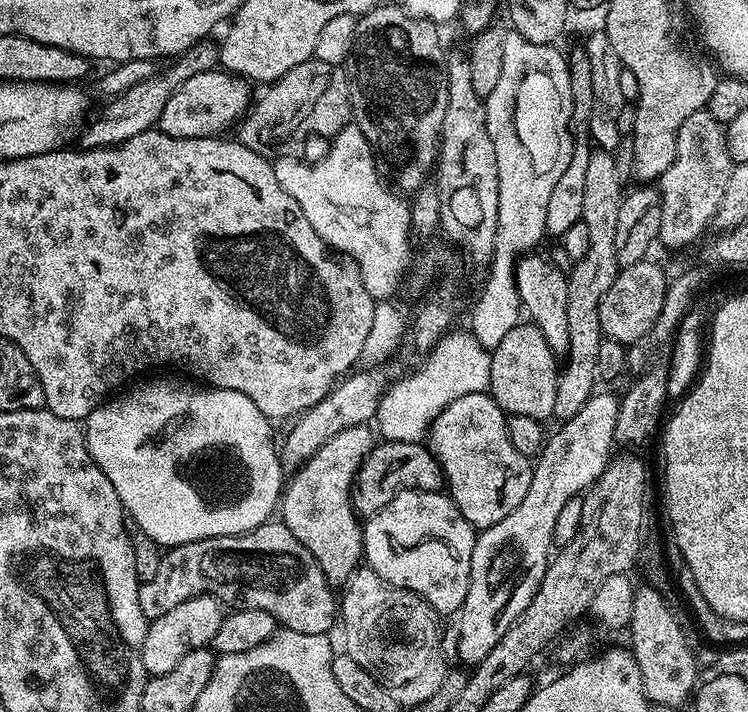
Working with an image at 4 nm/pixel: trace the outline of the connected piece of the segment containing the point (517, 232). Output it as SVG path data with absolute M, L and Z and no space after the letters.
M514 30L506 38L506 50L502 57L502 78L498 86L486 97L484 109L490 142L494 142L494 158L498 162L498 226L496 249L492 255L491 271L511 273L521 256L531 253L540 244L548 228L548 207L560 179L572 164L574 141L572 138L572 95L570 74L565 53L550 44L526 42Z

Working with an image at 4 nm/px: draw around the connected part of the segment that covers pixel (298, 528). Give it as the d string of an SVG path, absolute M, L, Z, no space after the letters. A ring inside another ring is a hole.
M359 424L334 434L318 454L291 473L278 505L279 515L284 515L281 516L283 524L310 554L314 554L314 562L322 566L322 574L333 586L347 584L362 564L364 530L361 517L352 506L352 484L362 462L378 443L370 429L373 432L368 424Z

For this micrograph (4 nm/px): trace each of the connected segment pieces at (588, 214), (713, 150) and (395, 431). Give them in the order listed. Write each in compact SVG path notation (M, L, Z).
M603 150L593 153L584 168L584 181L580 184L579 216L590 234L590 250L586 250L586 258L575 261L571 272L567 273L566 319L570 325L570 340L568 355L559 369L558 392L554 402L554 413L560 416L561 421L578 414L578 410L582 410L584 403L594 395L595 384L598 384L598 346L602 339L598 306L621 269L614 250L614 233L618 227L618 206L624 200L626 188L618 178L615 155Z
M707 110L690 114L678 130L678 146L670 170L658 181L662 220L659 243L668 248L684 248L692 244L704 231L709 231L718 204L725 193L726 182L732 172L732 159L728 153L725 125L720 124Z
M456 331L445 333L433 343L422 372L414 372L406 380L395 379L389 385L379 402L375 419L379 435L385 441L419 443L432 427L434 418L451 402L463 395L487 391L491 353L477 342L471 331Z

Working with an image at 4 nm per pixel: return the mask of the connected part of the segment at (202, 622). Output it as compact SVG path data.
M195 596L182 602L182 606L174 606L174 610L162 614L162 618L151 621L142 642L142 666L149 677L170 674L170 670L190 654L190 650L209 647L225 615L225 605L213 596Z

